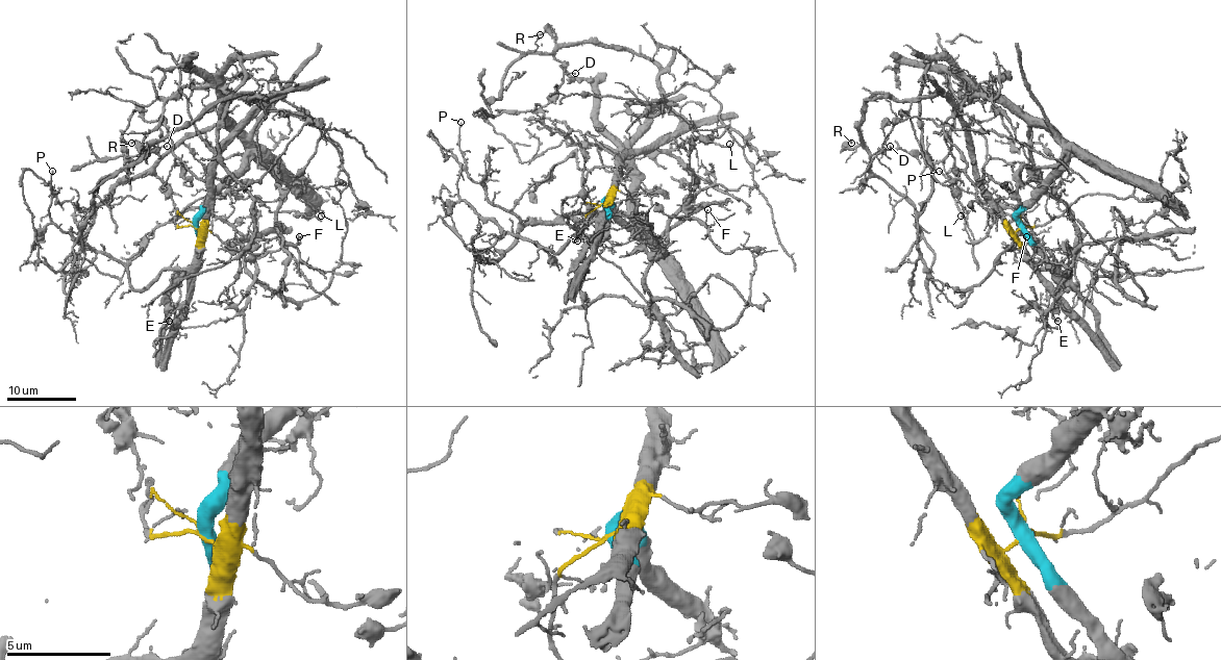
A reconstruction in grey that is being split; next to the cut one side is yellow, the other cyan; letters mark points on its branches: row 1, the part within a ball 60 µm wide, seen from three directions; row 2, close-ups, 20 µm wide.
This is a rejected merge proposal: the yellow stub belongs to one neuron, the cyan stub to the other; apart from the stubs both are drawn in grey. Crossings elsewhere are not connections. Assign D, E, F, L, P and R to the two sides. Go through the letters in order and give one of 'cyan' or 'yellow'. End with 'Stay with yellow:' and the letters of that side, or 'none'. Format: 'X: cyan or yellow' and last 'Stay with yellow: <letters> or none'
D: yellow
E: yellow
F: cyan
L: yellow
P: cyan
R: yellow
Stay with yellow: D, E, L, R

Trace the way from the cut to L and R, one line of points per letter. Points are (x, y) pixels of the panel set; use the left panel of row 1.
L: (195, 227), (205, 214), (216, 154), (271, 95), (257, 101), (266, 112), (257, 129), (260, 162), (322, 217)
R: (195, 227), (205, 214), (216, 154), (271, 95), (252, 100), (239, 93), (208, 103), (143, 149), (130, 144)

